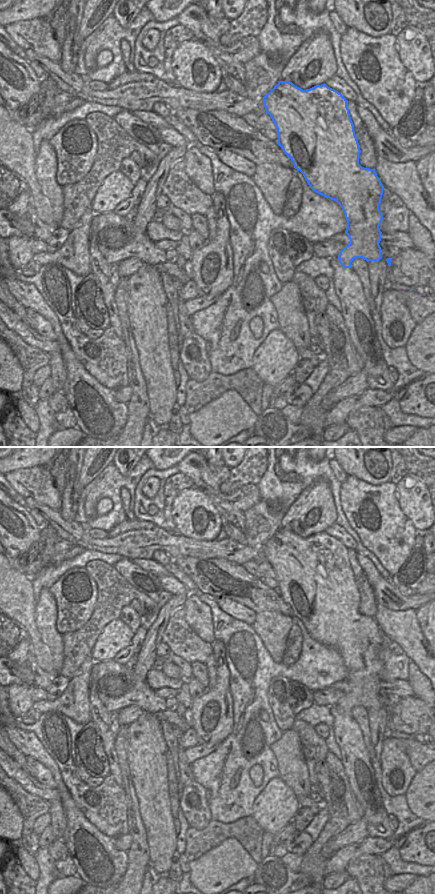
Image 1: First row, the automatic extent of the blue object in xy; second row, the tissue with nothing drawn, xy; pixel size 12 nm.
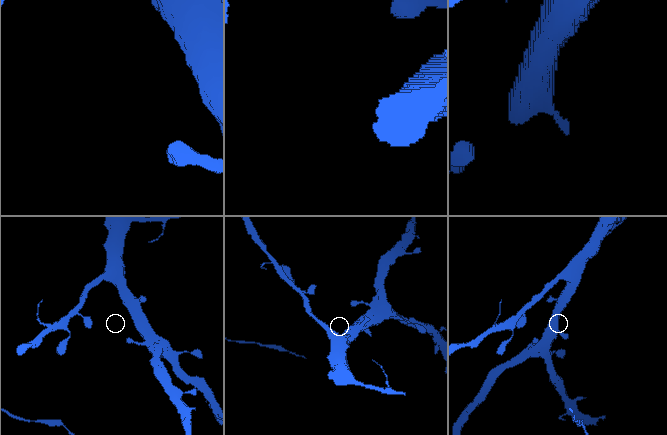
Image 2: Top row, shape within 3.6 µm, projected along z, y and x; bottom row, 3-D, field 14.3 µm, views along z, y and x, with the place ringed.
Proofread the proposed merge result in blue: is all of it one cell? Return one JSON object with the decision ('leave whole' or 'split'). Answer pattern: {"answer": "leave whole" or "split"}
{"answer": "leave whole"}

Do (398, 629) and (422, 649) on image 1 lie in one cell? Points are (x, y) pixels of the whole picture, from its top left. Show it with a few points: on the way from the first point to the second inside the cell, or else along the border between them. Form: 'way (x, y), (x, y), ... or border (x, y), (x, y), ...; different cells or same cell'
way (404, 632), (416, 644); same cell

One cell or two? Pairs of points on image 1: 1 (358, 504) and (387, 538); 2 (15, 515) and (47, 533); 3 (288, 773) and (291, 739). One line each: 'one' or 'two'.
1: one
2: two
3: one

